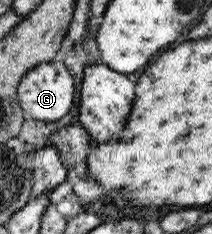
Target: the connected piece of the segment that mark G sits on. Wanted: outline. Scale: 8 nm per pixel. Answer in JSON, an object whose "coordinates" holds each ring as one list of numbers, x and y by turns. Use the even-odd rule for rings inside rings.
{"coordinates":[[59,57,54,61,42,62,25,73,18,86,20,107,31,114,31,118,41,122,55,122,71,110,75,102,75,81,64,61]]}

